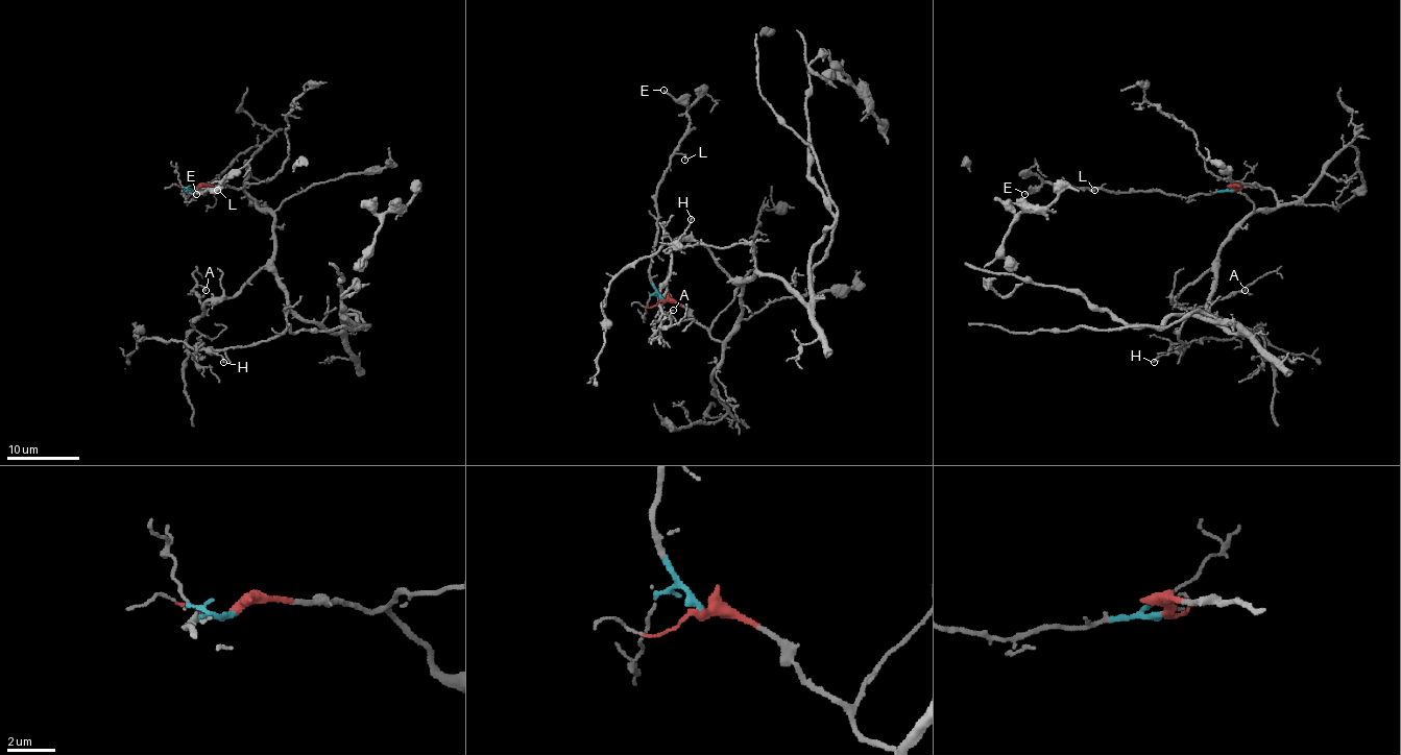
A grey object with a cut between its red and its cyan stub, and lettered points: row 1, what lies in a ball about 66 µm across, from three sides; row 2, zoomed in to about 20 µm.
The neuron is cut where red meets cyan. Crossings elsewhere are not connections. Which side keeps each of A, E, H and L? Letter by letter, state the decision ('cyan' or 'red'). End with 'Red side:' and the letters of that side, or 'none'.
A: red
E: cyan
H: red
L: cyan
Red side: A, H

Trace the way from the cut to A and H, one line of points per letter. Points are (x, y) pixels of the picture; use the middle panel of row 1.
A: (662, 299), (679, 303), (722, 341), (741, 313), (741, 285), (706, 247), (675, 240), (660, 311), (674, 311)
H: (662, 299), (722, 341), (741, 313), (741, 282), (755, 272), (753, 245), (682, 245), (692, 218)

